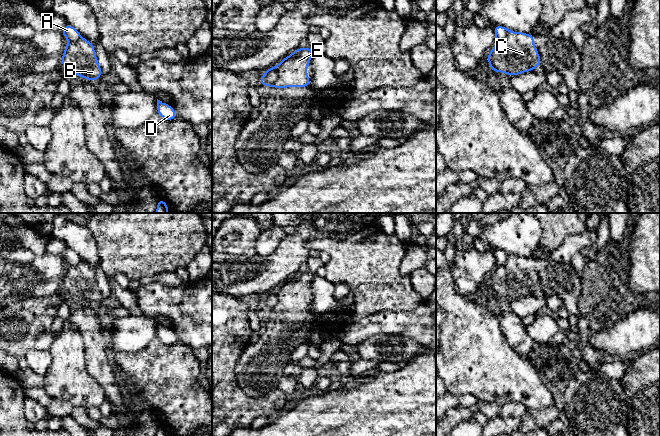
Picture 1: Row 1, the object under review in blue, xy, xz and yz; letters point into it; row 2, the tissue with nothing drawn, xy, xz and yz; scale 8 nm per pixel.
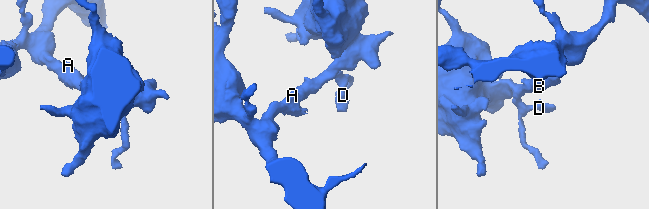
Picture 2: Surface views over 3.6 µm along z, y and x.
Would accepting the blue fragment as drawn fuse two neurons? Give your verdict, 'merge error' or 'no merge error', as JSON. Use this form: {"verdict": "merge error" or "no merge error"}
{"verdict": "merge error"}

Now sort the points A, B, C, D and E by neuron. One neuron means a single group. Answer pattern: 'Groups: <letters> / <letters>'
Groups: A / B C D E

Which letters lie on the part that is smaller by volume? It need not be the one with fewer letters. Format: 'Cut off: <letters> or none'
Cut off: B, C, D, E

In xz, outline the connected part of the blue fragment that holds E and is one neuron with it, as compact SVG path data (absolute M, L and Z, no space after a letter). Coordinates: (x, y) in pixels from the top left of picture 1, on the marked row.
M307 46L299 51L295 50L291 55L283 59L277 65L279 76L272 87L309 87L310 79L306 68L314 52L314 50Z

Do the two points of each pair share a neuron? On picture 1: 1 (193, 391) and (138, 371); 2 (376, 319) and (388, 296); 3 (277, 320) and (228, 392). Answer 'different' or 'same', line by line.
1: same
2: different
3: different

